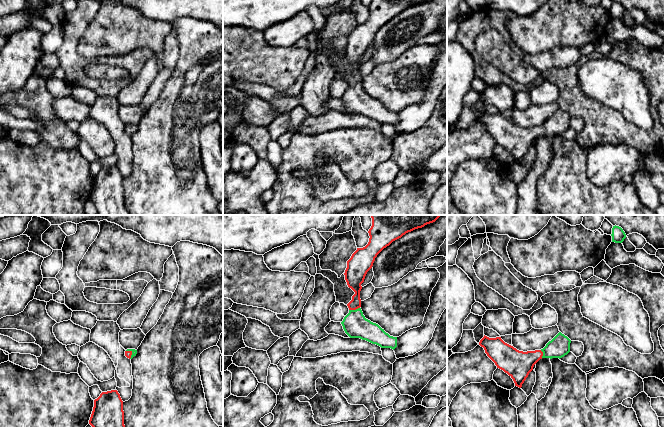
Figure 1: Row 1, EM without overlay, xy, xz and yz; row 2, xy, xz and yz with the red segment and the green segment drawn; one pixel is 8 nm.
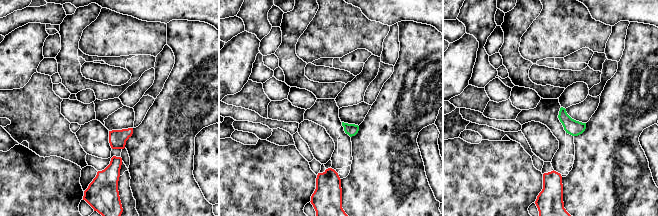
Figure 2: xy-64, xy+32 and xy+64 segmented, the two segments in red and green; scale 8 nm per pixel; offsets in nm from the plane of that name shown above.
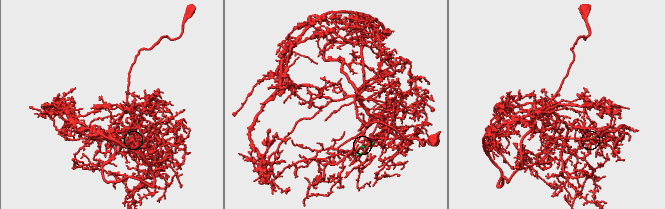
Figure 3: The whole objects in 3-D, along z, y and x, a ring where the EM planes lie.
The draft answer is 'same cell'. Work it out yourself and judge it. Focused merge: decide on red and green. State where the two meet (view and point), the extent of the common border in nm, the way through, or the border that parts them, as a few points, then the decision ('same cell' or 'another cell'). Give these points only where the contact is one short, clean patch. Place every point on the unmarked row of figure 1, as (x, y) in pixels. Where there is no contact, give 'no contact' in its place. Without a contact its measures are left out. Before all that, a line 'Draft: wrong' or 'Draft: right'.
Draft: right
xz (354, 85) | 90 nm | across xz (354, 54), (356, 62), (354, 85), (355, 101) | same cell

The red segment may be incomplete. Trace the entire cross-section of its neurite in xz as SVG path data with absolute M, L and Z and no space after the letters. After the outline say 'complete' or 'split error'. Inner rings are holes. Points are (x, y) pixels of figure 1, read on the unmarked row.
M372 0L369 5L369 18L363 24L357 24L347 37L345 56L355 70L347 80L349 89L341 98L350 114L360 114L381 124L395 125L397 113L390 112L378 100L366 95L361 86L360 67L367 48L372 44L377 31L393 17L408 8L422 4L427 0Z | split error

